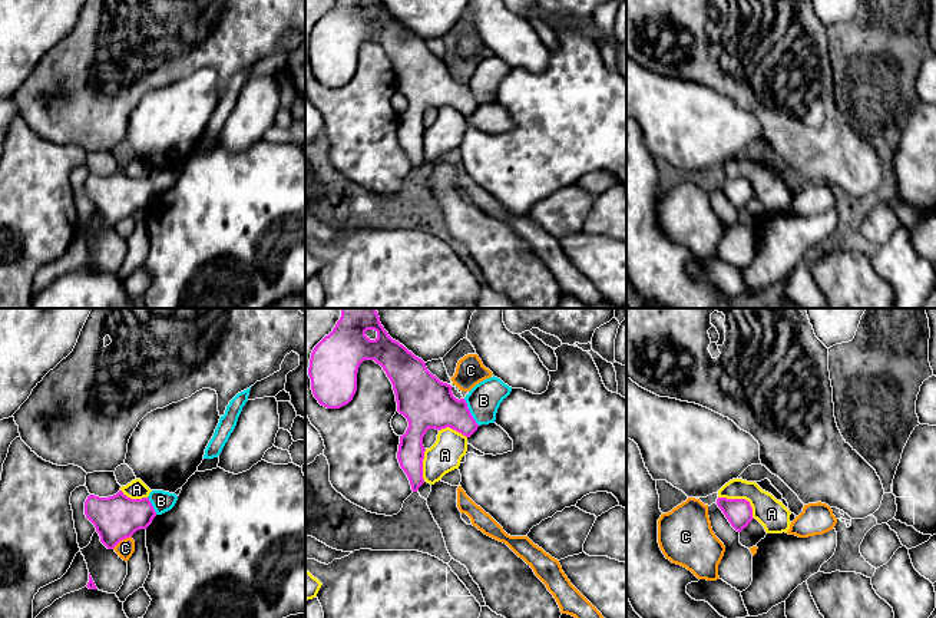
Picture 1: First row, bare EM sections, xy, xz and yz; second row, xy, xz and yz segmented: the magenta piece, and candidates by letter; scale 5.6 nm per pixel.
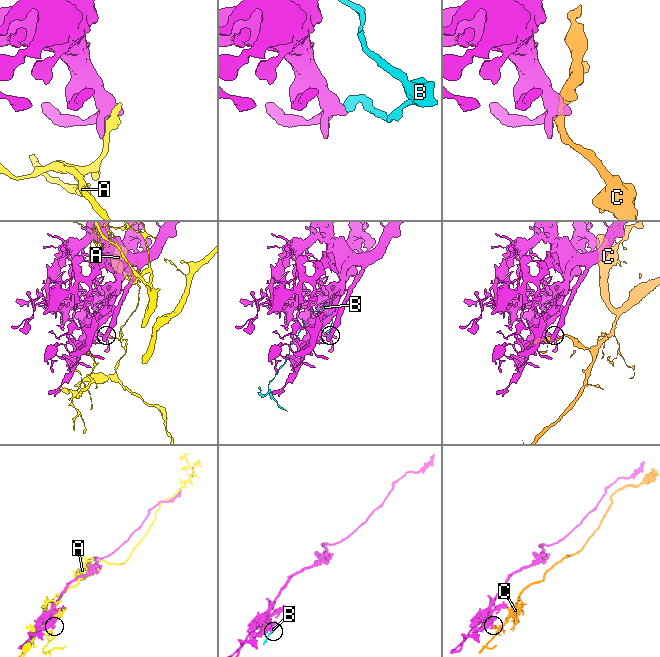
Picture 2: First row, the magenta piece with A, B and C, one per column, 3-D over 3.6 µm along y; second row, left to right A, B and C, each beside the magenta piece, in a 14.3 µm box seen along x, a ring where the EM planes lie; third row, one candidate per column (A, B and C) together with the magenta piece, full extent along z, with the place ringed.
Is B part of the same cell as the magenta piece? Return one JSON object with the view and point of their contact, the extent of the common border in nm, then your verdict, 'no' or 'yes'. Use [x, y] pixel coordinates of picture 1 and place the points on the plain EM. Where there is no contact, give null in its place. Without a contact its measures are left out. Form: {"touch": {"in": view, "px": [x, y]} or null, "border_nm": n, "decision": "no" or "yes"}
{"touch": {"in": "xz", "px": [469, 91]}, "border_nm": 180, "decision": "no"}

